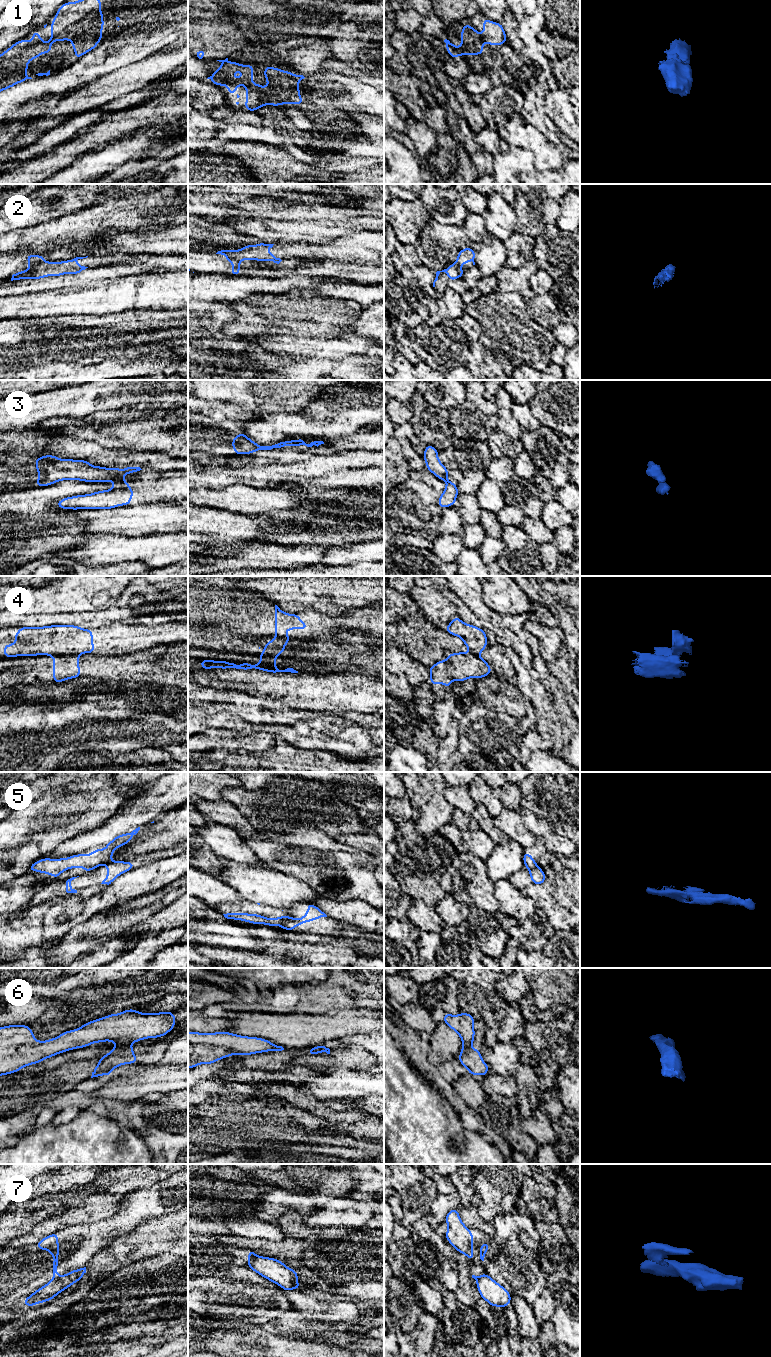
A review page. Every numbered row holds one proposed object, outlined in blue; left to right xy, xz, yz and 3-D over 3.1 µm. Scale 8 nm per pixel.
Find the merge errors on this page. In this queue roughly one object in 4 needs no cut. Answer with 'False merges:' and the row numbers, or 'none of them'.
False merges: 2, 3, 4, 5, 6, 7

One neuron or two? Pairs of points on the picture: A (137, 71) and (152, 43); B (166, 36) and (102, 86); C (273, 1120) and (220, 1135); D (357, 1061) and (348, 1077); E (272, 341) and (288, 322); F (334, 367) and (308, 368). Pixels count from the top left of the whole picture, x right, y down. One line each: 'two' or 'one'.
A: two
B: two
C: one
D: two
E: two
F: one

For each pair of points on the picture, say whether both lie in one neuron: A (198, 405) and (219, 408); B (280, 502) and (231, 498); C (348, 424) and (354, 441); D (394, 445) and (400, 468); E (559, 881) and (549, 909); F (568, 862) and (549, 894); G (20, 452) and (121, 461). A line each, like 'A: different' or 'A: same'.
A: same
B: same
C: different
D: same
E: same
F: same
G: same

